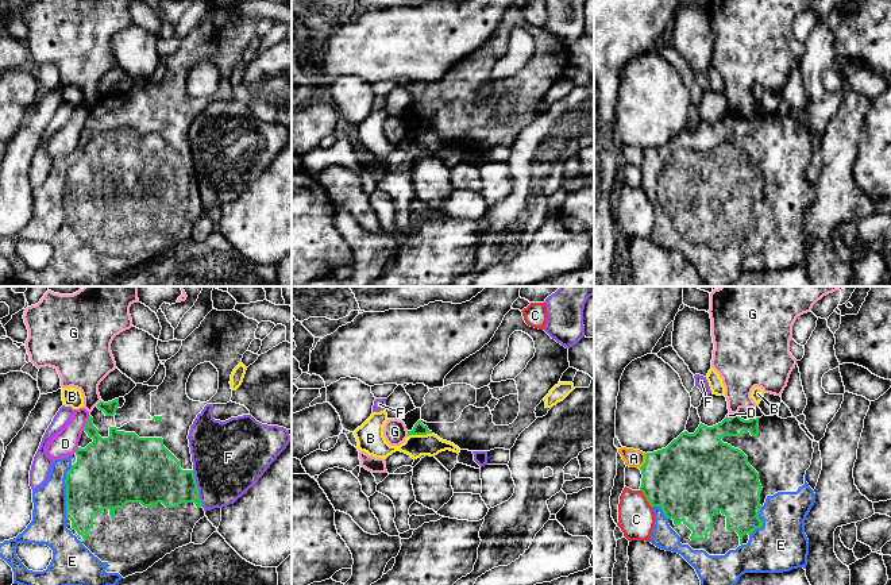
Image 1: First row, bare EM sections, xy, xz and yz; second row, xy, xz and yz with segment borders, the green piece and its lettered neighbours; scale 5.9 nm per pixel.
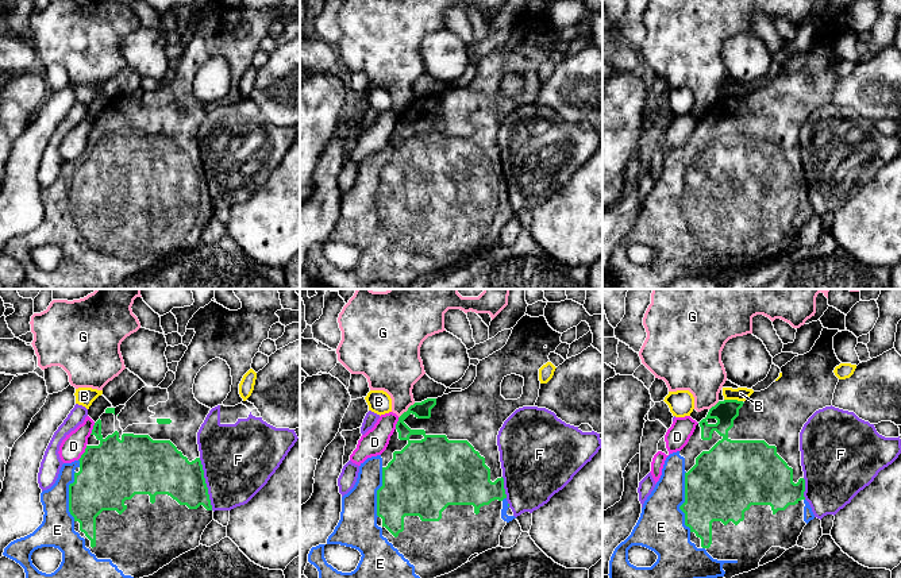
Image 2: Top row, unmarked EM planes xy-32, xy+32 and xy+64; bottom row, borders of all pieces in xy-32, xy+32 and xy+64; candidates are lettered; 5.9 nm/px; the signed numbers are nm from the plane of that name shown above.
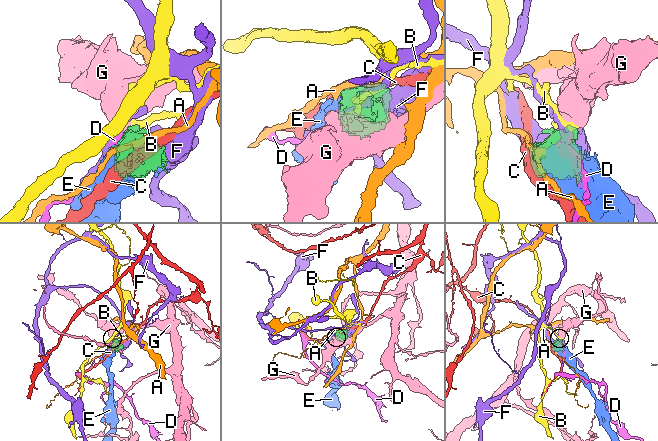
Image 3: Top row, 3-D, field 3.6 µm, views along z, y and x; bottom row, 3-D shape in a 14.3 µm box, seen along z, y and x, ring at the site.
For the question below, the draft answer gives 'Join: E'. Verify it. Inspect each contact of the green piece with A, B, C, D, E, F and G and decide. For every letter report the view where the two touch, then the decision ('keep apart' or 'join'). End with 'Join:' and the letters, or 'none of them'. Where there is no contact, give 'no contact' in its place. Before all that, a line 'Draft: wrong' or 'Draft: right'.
Draft: right
A: yz | keep apart
B: xz | keep apart
C: yz | keep apart
D: xy | keep apart
E: xy | join
F: xy | keep apart
G: xy | keep apart
Join: E

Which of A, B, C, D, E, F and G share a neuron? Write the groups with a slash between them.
A / B / C / D / E / F / G

